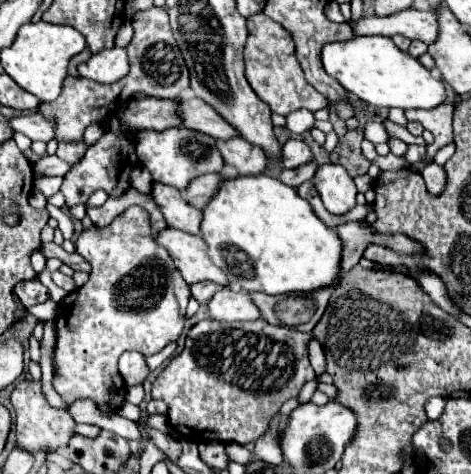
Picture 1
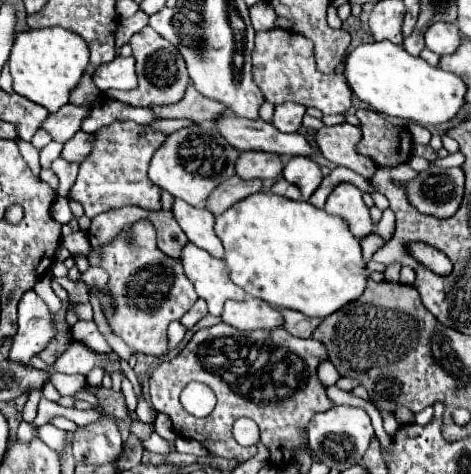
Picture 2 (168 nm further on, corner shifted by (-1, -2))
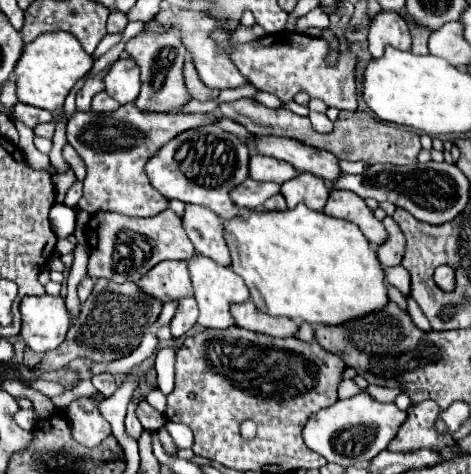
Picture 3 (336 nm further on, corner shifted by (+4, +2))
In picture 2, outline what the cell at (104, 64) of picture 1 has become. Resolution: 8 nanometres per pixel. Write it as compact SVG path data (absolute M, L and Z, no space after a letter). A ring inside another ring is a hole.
M119 56L107 64L101 64L93 74L93 82L103 92L105 90L133 90L133 88L137 88L135 60Z

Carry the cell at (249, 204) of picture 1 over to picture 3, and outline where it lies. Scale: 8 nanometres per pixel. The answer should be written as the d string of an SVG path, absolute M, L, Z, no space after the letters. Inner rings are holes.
M298 204L292 210L284 210L284 212L270 212L270 210L242 210L240 216L234 216L230 220L224 220L224 240L228 244L230 256L232 256L232 264L230 268L244 280L244 284L248 286L250 294L252 294L252 302L256 304L256 308L260 308L266 314L272 316L288 316L288 318L298 318L304 320L308 324L342 324L344 320L350 320L352 316L364 316L364 312L376 312L378 308L384 306L384 302L388 302L388 294L386 294L386 284L384 284L384 272L382 266L376 258L376 248L364 238L364 234L360 232L360 228L348 220L342 218L334 218L328 216L324 212L316 212L310 210L306 204Z

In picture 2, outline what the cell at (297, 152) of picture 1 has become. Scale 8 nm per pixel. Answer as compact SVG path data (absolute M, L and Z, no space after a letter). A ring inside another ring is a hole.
M291 158L283 170L283 178L297 186L301 190L301 200L307 202L313 192L319 188L323 174L321 168L317 166L317 162L313 162L311 158Z

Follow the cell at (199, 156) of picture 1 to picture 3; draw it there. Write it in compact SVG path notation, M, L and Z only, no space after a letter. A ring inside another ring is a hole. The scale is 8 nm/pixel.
M206 124L186 130L164 144L146 162L146 176L150 184L166 198L204 206L226 220L238 216L238 208L232 204L228 192L248 178L248 160L250 150L240 138L220 130L216 124Z

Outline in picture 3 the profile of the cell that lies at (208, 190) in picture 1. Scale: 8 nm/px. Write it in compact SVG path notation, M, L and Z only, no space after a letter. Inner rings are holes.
M248 178L230 190L230 198L238 208L260 208L276 192L280 192L280 184L256 182Z

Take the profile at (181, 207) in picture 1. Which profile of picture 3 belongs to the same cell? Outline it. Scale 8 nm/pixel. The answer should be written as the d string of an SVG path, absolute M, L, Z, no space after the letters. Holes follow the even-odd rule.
M186 204L182 226L198 254L208 256L222 266L230 264L228 248L222 236L222 220L214 212L196 204Z

